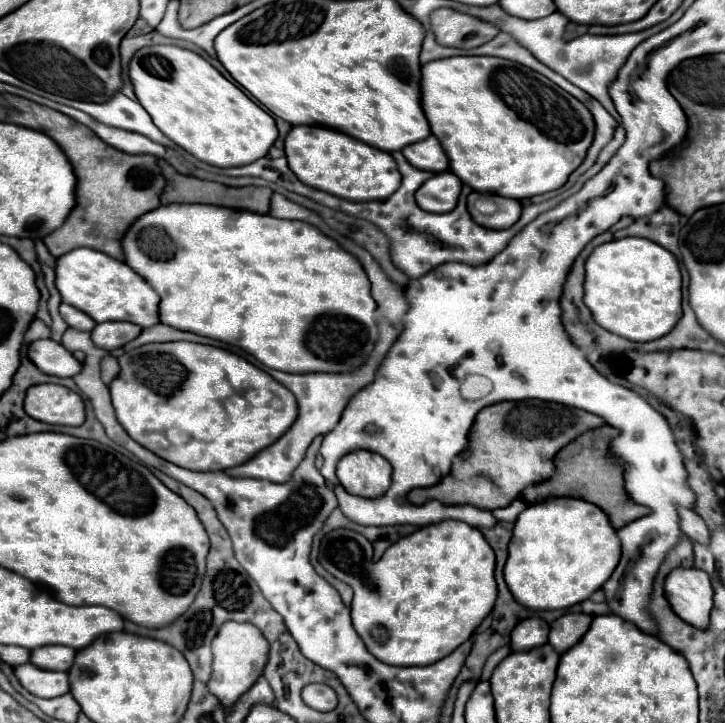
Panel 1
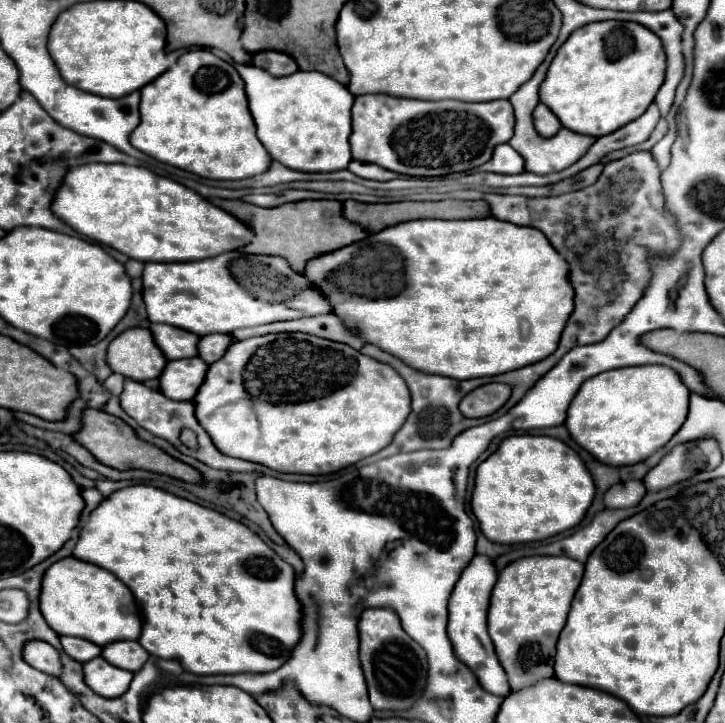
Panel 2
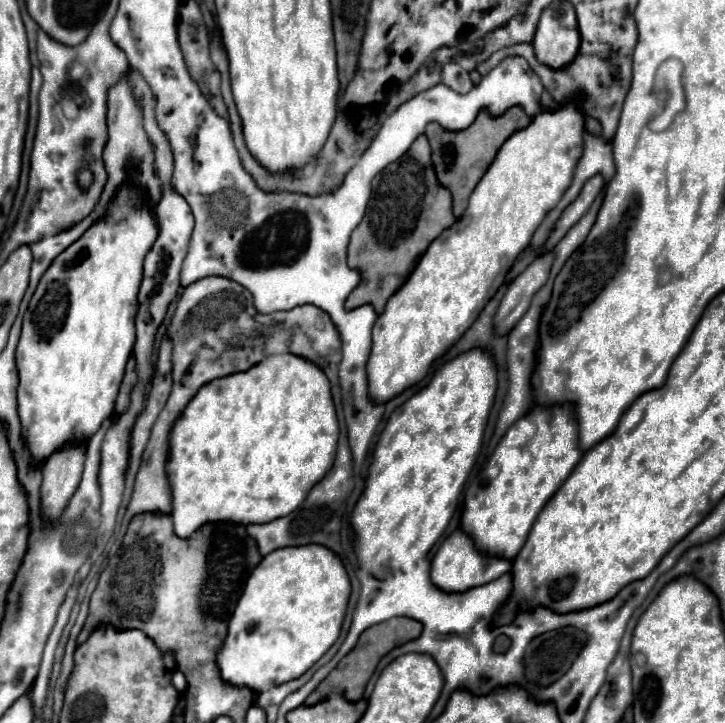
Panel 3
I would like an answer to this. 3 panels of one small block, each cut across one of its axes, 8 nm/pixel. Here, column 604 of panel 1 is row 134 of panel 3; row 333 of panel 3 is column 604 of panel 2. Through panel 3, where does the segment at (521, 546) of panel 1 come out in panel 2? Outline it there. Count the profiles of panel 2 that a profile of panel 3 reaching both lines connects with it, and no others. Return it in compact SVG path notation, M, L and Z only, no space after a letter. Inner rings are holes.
M632 366L608 370L588 378L588 382L580 386L576 398L568 408L566 428L572 440L598 462L614 468L632 466L650 458L680 430L688 414L688 396L690 390L680 382L680 376L668 366Z

